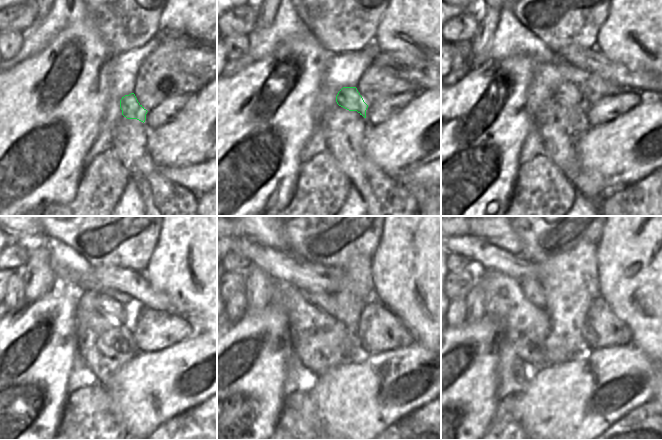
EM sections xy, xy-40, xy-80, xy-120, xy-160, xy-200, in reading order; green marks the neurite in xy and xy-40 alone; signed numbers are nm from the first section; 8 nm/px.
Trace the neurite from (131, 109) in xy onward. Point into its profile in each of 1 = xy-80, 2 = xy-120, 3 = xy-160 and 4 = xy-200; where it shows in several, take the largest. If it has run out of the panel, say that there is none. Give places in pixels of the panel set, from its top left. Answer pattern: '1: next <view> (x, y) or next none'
1: next xy-80 (570, 93)
2: next xy-120 (115, 310)
3: next xy-160 (326, 301)
4: next xy-200 (531, 289)

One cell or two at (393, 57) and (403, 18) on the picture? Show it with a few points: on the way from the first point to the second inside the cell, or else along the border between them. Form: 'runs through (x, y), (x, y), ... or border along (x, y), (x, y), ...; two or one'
runs through (399, 47), (403, 39), (403, 28); one

